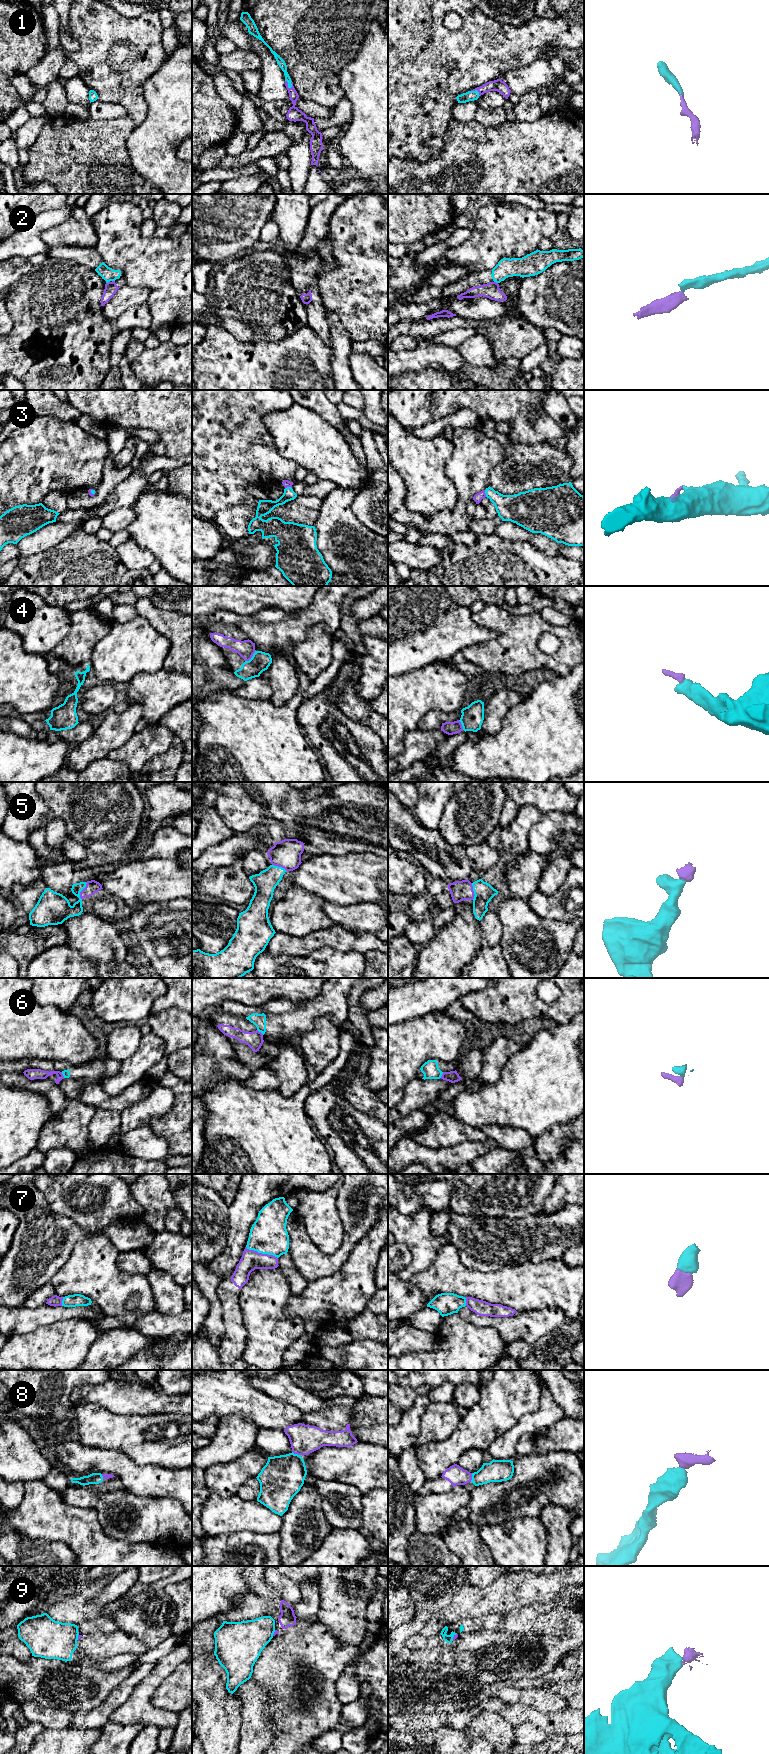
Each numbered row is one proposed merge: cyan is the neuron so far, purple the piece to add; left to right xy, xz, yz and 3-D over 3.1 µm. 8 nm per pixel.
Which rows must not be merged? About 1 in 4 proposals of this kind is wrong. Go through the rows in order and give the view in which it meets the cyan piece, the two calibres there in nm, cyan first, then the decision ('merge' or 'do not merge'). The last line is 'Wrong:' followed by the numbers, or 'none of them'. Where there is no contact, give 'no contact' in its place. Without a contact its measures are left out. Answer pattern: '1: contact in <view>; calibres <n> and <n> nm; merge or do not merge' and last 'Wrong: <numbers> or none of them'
1: contact in xz; calibres 60 and 110 nm; merge
2: contact in xy; calibres 110 and 100 nm; do not merge
3: contact in yz; calibres 220 and 70 nm; merge
4: contact in xz; calibres 160 and 140 nm; merge
5: contact in xy; calibres 240 and 110 nm; merge
6: contact in xz; calibres 110 and 140 nm; do not merge
7: contact in xz; calibres 300 and 160 nm; merge
8: contact in xz; calibres 340 and 240 nm; merge
9: contact in yz; calibres 60 and 30 nm; do not merge
Wrong: 2, 6, 9

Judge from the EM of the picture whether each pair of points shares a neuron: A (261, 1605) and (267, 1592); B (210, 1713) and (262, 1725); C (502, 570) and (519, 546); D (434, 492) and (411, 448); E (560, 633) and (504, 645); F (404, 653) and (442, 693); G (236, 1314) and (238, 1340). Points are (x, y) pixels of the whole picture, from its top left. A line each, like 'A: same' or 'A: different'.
A: different
B: different
C: same
D: same
E: same
F: different
G: same

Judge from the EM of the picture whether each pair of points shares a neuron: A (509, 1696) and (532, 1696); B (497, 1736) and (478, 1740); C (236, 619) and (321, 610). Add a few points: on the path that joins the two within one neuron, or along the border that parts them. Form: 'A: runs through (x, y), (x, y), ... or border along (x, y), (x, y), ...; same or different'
A: runs through (515, 1696), (526, 1696); same
B: border along (482, 1735), (489, 1743); different
C: runs through (257, 623), (300, 622); same

